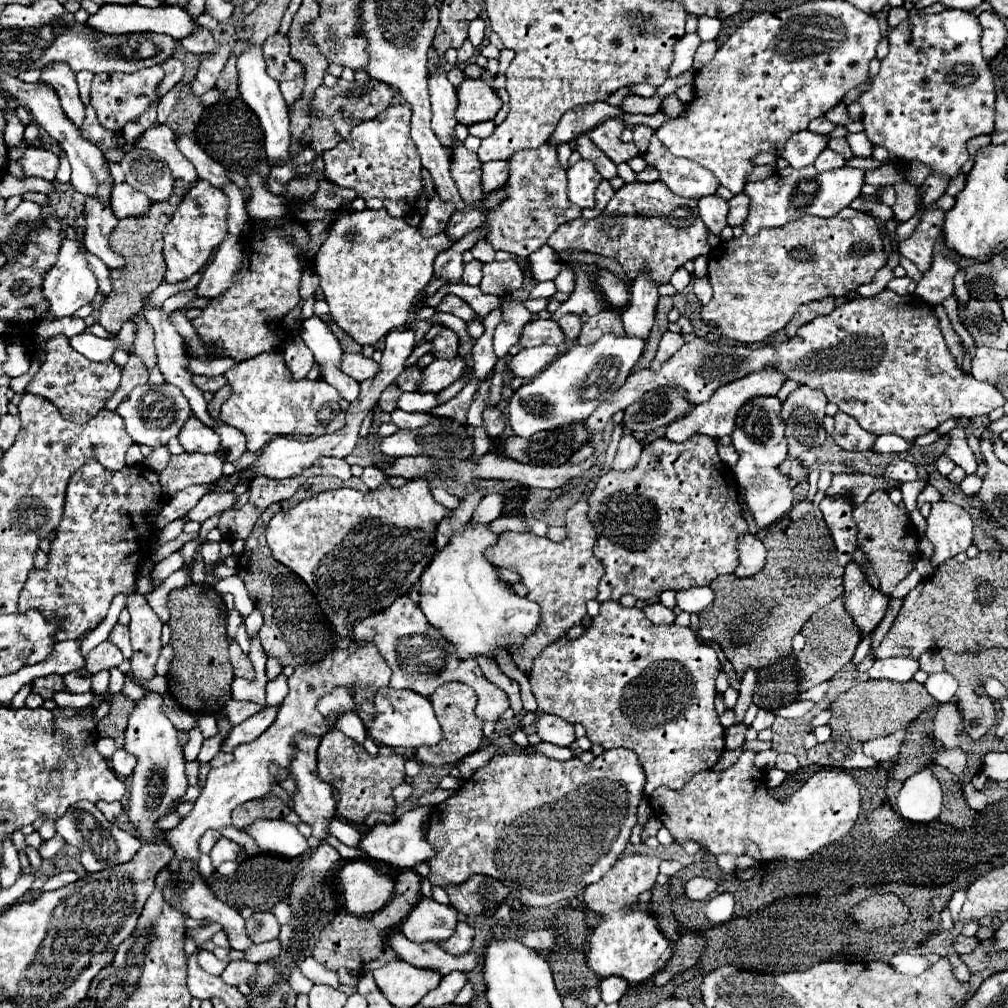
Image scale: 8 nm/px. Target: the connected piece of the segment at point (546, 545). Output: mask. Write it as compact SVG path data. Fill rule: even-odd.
M595 476L589 486L585 496L567 512L565 520L567 520L567 534L569 538L563 542L551 542L549 538L539 538L535 534L515 534L515 532L505 532L497 546L491 548L491 552L487 552L487 558L495 564L495 566L505 566L517 574L523 576L523 582L529 590L527 598L537 602L541 606L541 626L535 634L529 636L529 640L525 640L525 648L523 654L513 656L513 660L517 664L521 664L521 668L527 672L535 660L535 656L539 656L539 652L543 648L547 648L549 644L553 644L555 640L559 640L561 636L567 634L569 628L579 626L583 616L585 616L585 602L593 600L597 596L597 584L605 572L603 564L593 556L593 546L597 540L597 534L593 530L593 524L587 518L587 496L593 492L595 482L599 480L599 476Z

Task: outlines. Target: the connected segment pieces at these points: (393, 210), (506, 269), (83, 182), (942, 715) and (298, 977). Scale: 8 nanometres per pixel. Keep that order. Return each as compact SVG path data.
M397 104L393 108L387 108L383 114L379 114L375 120L367 120L357 124L351 130L351 140L337 144L333 150L327 150L323 154L325 160L325 176L339 184L341 188L355 190L365 202L367 208L385 208L395 218L405 218L416 209L417 196L421 194L421 162L417 148L409 136L409 124L411 124L411 110L407 104Z
M505 260L505 262L489 262L483 266L483 280L479 288L485 294L495 294L495 296L507 296L515 290L519 290L523 284L523 272L517 260Z
M9 78L9 92L7 92L9 98L17 100L19 106L25 106L37 120L37 124L51 136L59 142L59 146L65 150L67 158L69 158L69 164L71 164L71 186L81 192L81 194L87 194L87 196L97 196L97 190L99 186L103 184L109 184L113 186L113 176L109 174L109 166L107 166L107 160L103 158L103 152L87 142L79 128L75 128L75 124L71 124L71 120L67 120L67 114L63 112L61 104L59 104L59 96L55 94L55 90L47 84L25 84L21 82L19 78Z
M941 704L933 718L933 736L947 744L947 748L959 748L959 732L963 728L963 716L955 704Z
M293 970L293 976L291 976L289 984L297 994L307 994L307 992L310 992L311 986L313 986L313 982L309 982L299 970Z

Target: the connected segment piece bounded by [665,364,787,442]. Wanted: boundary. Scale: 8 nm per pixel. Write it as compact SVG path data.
M769 364L769 368L763 368L759 372L751 372L751 374L743 376L739 380L733 380L731 384L721 386L707 402L693 406L693 410L689 414L685 414L683 418L679 418L673 424L669 424L667 430L665 430L665 436L671 442L685 442L689 436L695 436L695 434L707 434L707 436L713 436L713 438L727 436L727 434L731 434L731 430L735 426L735 416L737 416L739 408L749 398L761 396L761 394L775 396L781 390L781 386L785 384L785 380L787 380L787 376L783 376L783 372L779 372L779 368L775 368L771 364Z

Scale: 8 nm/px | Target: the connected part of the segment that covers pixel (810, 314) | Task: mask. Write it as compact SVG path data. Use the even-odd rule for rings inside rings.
M825 298L825 300L819 300L819 302L809 302L809 304L799 306L799 310L791 318L791 322L785 326L787 338L793 338L795 332L797 332L797 328L801 328L803 324L815 320L817 316L829 314L833 308L835 308L835 298Z

